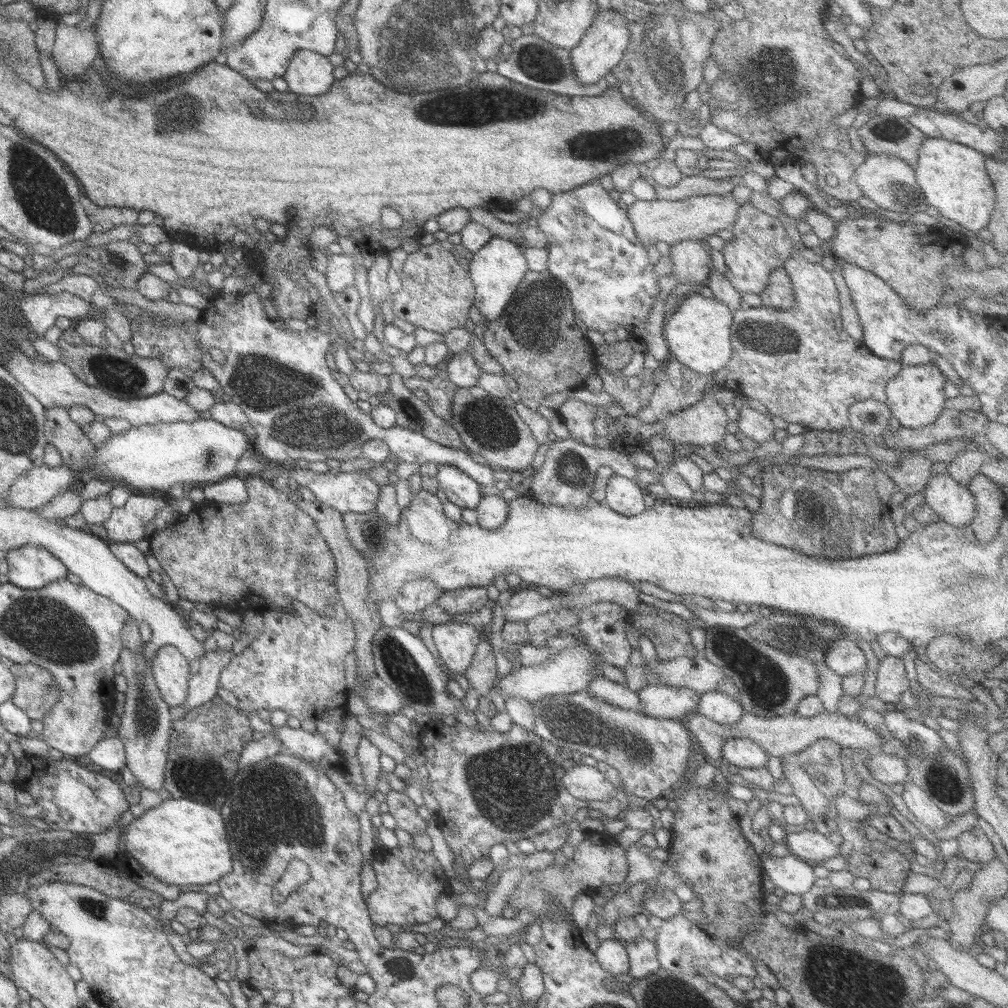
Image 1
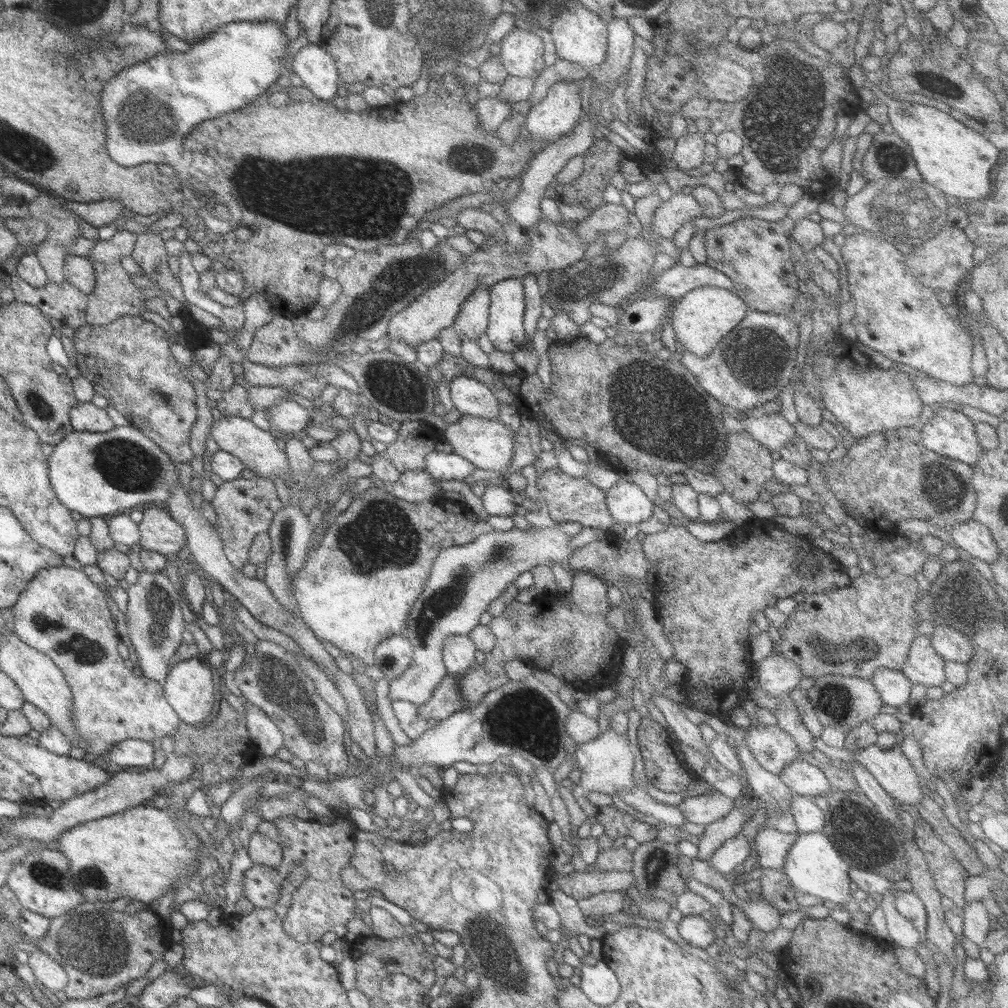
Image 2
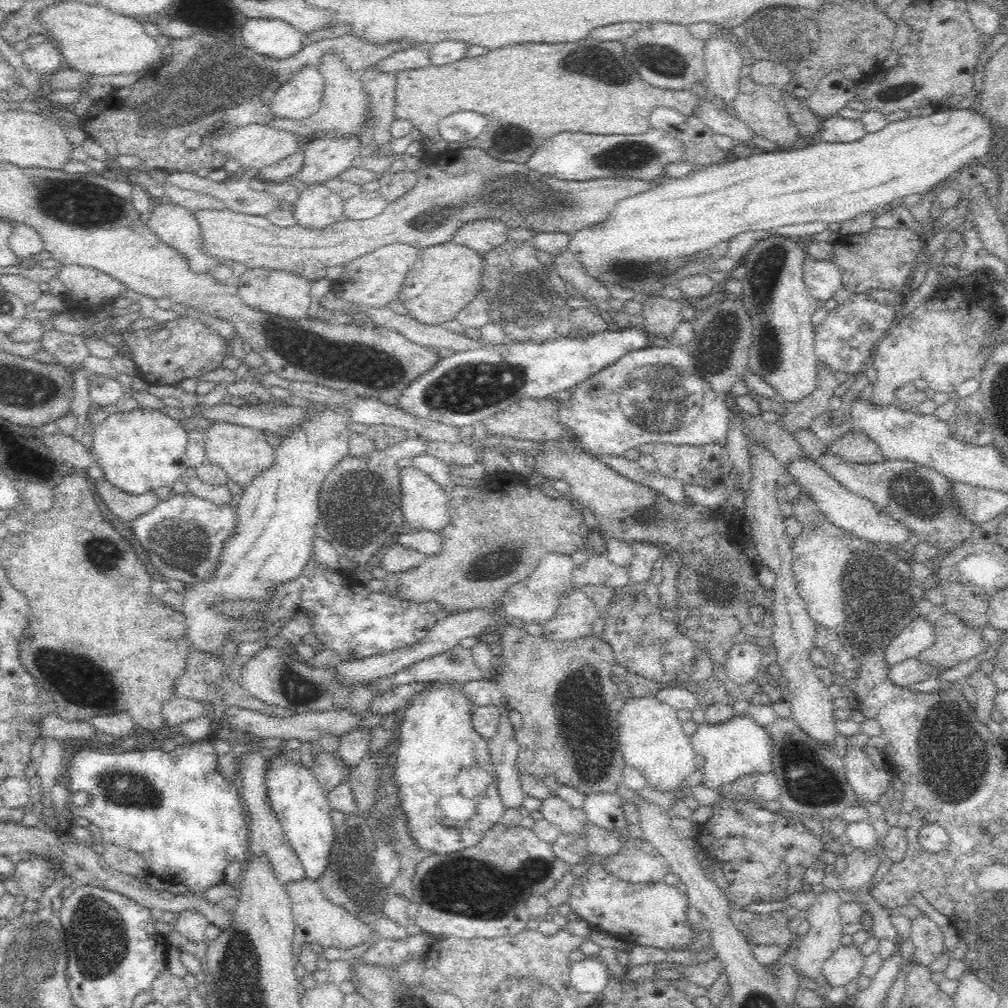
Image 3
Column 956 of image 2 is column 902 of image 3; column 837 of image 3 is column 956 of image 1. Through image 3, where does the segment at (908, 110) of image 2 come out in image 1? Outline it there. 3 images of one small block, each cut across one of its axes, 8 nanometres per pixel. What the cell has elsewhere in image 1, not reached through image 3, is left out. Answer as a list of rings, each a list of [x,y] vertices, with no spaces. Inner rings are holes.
[[[927,138],[919,144],[914,178],[927,207],[953,220],[966,231],[977,234],[985,229],[996,212],[994,190],[985,170],[985,155],[956,142]]]

